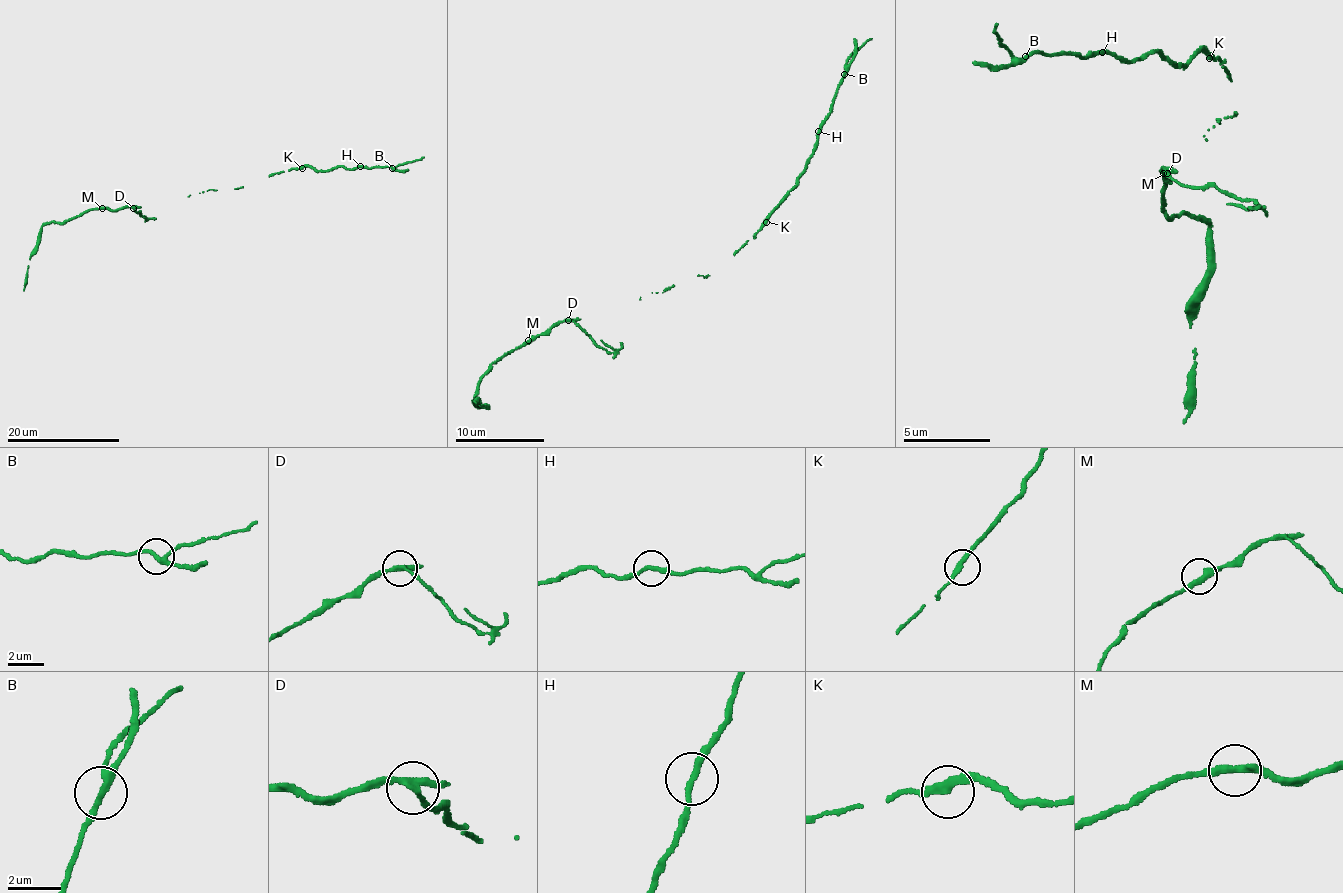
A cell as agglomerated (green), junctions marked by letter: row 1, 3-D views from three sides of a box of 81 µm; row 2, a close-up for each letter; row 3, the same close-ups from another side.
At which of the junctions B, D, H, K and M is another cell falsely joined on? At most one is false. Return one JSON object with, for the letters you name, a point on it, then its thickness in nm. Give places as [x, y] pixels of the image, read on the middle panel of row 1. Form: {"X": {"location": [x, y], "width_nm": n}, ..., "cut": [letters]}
{"D": {"location": [568, 320], "width_nm": 220}, "cut": ["D"]}

